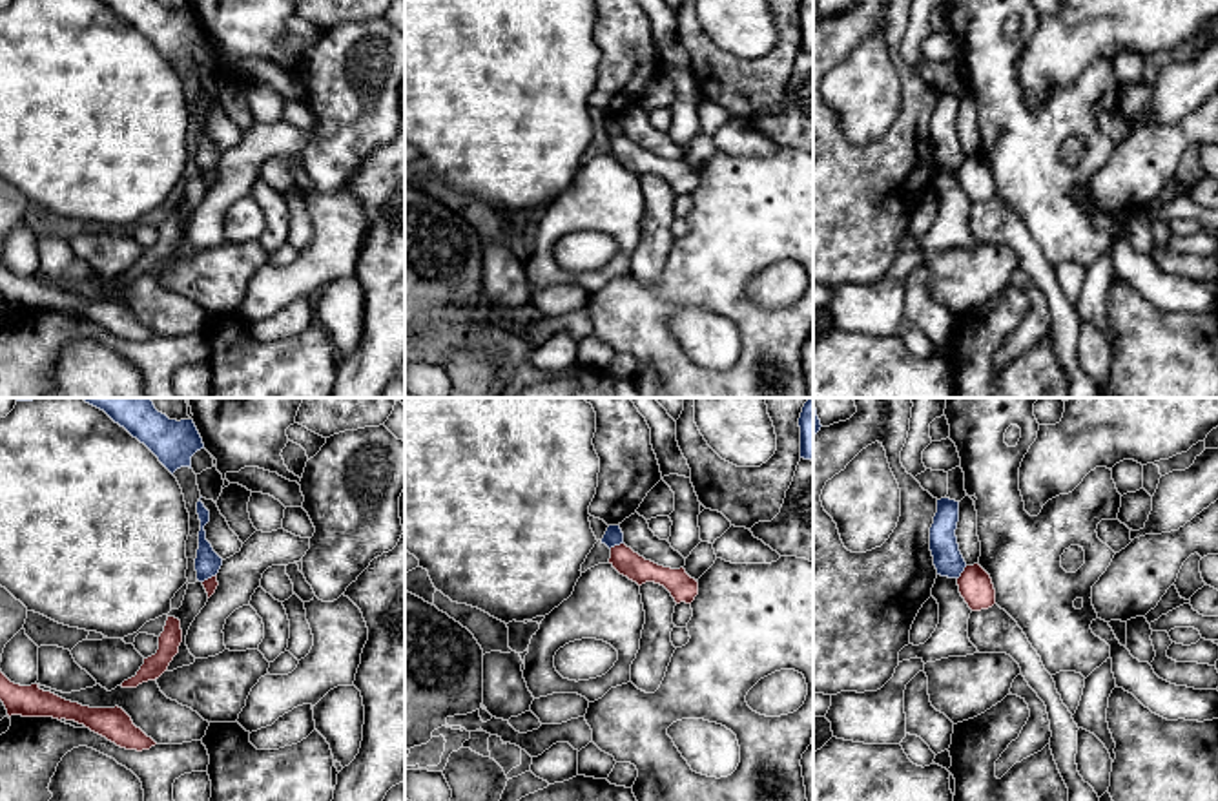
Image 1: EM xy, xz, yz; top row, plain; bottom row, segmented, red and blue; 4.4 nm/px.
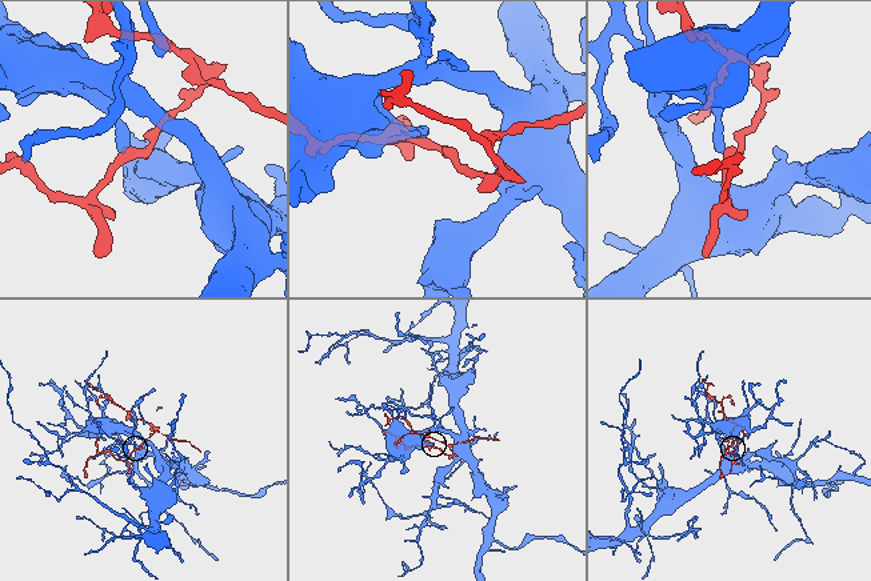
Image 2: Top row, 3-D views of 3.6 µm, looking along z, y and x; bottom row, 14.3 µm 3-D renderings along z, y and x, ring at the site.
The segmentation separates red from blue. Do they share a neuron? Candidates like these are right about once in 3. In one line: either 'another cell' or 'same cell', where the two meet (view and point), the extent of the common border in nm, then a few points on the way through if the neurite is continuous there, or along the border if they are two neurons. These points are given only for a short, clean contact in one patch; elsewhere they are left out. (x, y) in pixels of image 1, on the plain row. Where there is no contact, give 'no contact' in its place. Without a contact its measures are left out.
another cell | xy (208, 170) | 80 nm

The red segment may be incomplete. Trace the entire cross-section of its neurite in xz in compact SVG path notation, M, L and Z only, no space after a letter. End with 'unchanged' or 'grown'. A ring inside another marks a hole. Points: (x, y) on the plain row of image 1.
M625 135L611 139L609 155L629 172L638 177L645 173L655 173L664 177L676 195L686 193L691 195L698 186L698 173L691 170L684 159L671 161L658 157L651 151L645 151L638 144L635 144Z | unchanged

